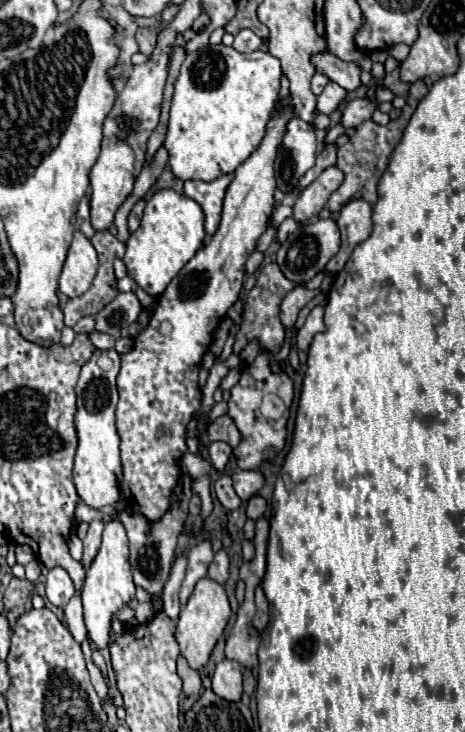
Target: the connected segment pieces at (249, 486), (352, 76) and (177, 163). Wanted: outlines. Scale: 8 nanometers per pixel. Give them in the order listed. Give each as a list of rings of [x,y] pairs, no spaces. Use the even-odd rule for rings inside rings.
[[[236,471],[232,475],[232,479],[234,479],[236,495],[244,501],[254,497],[260,491],[260,487],[264,485],[264,477],[260,471]]]
[[[320,53],[312,57],[312,63],[316,65],[318,73],[328,75],[330,81],[338,83],[346,91],[354,91],[360,87],[360,67],[356,63],[346,63],[332,53]]]
[[[208,45],[202,51],[186,53],[180,75],[174,85],[174,97],[170,105],[170,121],[168,135],[164,147],[170,153],[170,167],[174,175],[182,181],[200,179],[214,181],[220,175],[234,173],[234,169],[244,163],[260,145],[268,117],[274,111],[274,103],[280,93],[280,61],[268,51],[252,51],[238,53],[232,47],[224,45]]]

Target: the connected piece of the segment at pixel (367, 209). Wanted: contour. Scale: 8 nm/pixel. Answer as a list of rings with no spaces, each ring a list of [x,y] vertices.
[[[354,199],[342,207],[338,217],[338,229],[342,233],[342,245],[336,257],[326,265],[326,271],[342,271],[352,255],[352,249],[368,239],[372,231],[372,207],[362,199]]]

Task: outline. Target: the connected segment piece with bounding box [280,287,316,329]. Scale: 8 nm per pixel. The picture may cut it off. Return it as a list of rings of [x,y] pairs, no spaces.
[[[294,287],[282,301],[282,307],[280,307],[280,319],[282,319],[282,325],[286,329],[292,329],[294,323],[296,323],[296,317],[300,313],[300,309],[316,295],[316,291],[310,291],[306,287]]]

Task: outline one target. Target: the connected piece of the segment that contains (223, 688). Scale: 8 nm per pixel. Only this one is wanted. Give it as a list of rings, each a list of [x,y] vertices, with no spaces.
[[[224,659],[216,665],[212,675],[212,691],[226,701],[240,701],[242,697],[242,667],[236,661]]]

